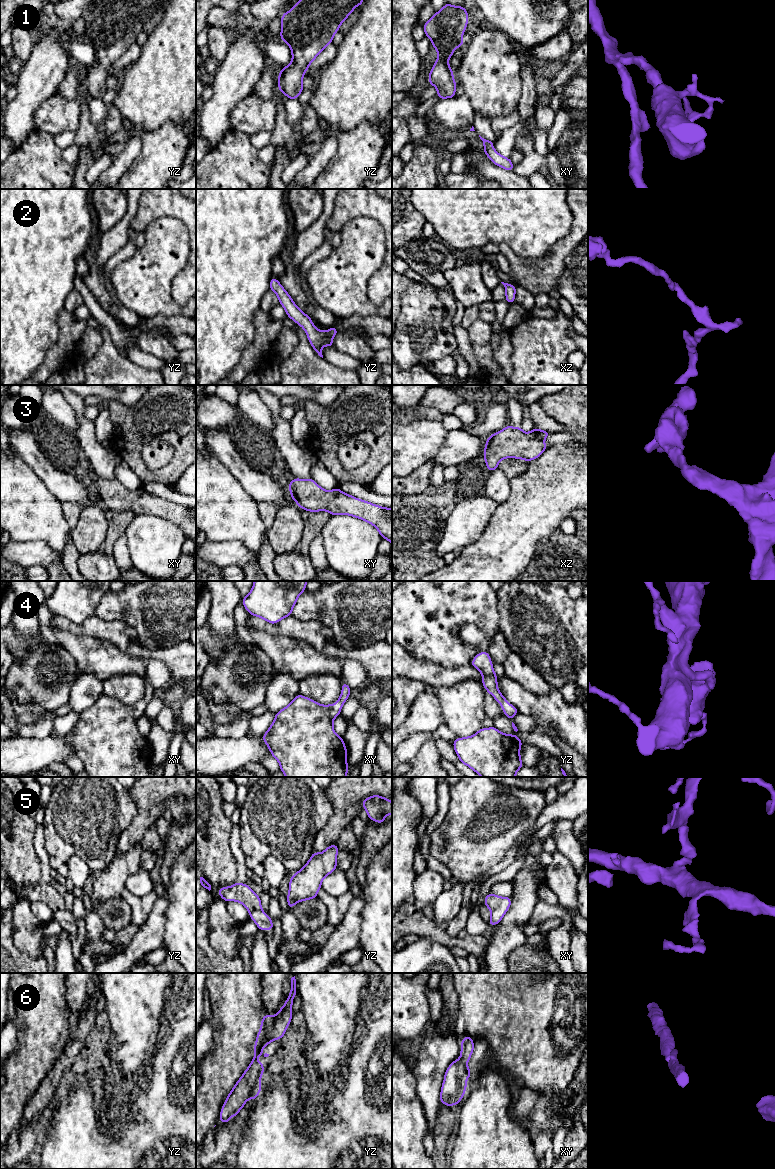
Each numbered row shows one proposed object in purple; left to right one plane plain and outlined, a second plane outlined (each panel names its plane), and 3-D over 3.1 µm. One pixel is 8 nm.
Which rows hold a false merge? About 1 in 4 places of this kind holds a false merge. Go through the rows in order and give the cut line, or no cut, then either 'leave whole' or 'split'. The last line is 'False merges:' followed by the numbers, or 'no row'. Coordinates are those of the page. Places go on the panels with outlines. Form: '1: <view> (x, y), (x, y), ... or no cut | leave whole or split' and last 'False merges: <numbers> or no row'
1: no cut | leave whole
2: no cut | leave whole
3: no cut | leave whole
4: no cut | leave whole
5: no cut | leave whole
6: no cut | leave whole
False merges: no row

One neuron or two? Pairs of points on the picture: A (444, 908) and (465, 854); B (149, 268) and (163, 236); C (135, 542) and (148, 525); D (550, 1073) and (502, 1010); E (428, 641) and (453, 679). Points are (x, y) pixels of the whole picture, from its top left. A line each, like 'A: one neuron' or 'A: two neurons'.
A: two neurons
B: one neuron
C: one neuron
D: one neuron
E: two neurons

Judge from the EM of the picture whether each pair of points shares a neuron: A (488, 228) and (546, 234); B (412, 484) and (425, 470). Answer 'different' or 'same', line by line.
A: same
B: same

